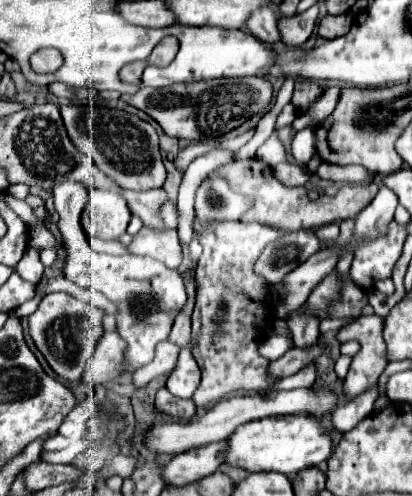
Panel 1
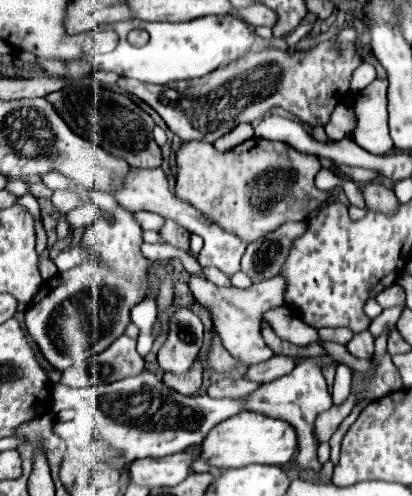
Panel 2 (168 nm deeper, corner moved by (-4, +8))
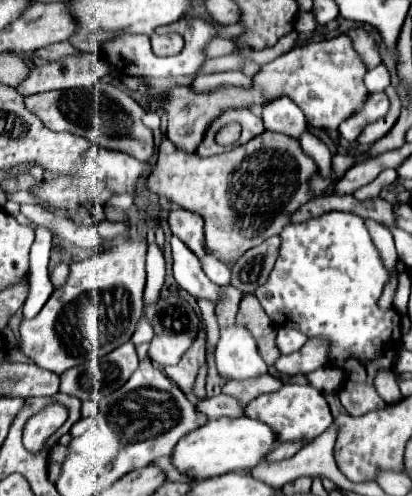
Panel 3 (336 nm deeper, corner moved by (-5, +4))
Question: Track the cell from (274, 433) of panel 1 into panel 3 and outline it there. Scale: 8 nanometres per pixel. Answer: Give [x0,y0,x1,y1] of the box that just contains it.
[173,416,277,480]

